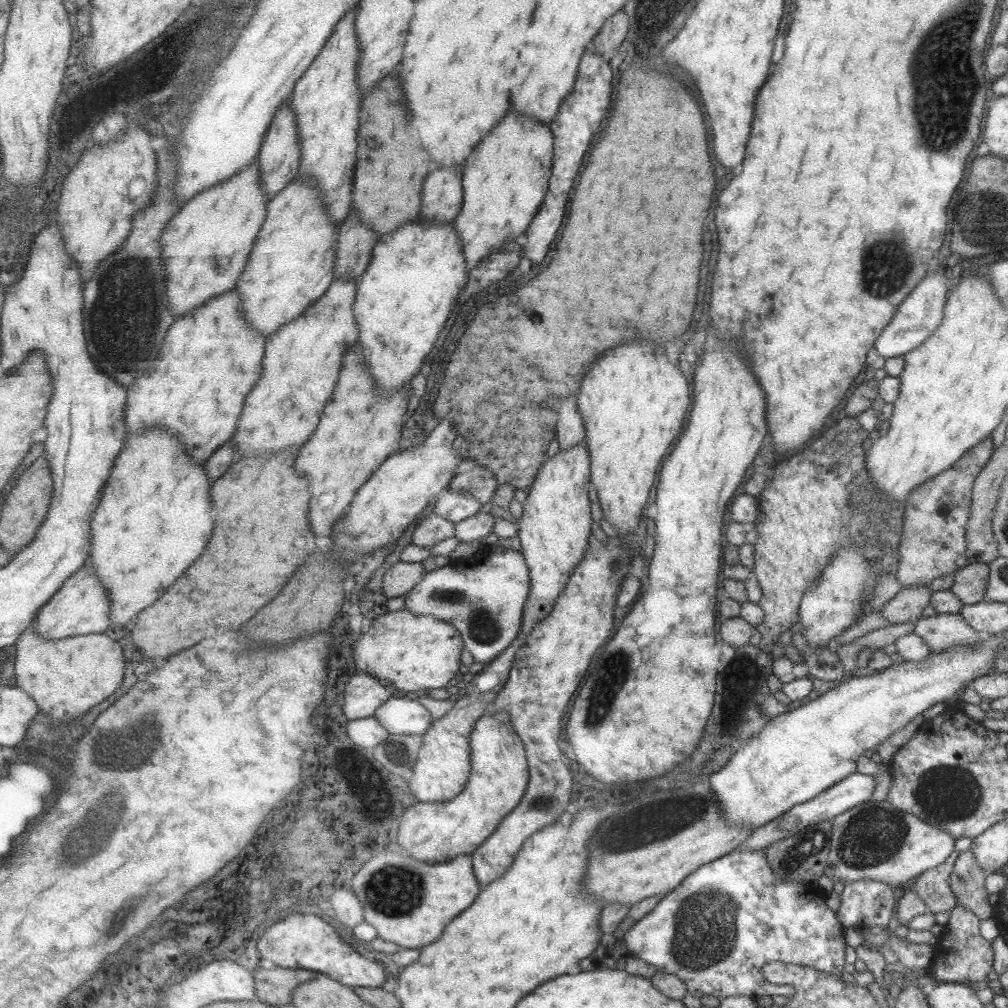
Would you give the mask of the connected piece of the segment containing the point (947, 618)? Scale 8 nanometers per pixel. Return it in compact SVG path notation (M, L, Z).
M934 613L919 618L914 623L913 633L929 645L930 652L941 652L954 646L977 646L985 639L959 613Z

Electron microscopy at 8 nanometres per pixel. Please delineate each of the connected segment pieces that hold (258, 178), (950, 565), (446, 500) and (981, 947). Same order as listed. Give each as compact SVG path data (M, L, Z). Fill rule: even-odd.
M259 158L230 179L213 185L187 201L185 206L170 220L164 231L162 245L166 272L169 272L169 298L176 320L196 311L208 300L235 289L241 275L248 267L264 222L268 219L268 192L264 189Z
M991 437L971 446L957 462L937 476L921 481L909 492L904 503L902 533L898 542L898 562L895 576L902 587L928 586L934 579L954 574L968 564L966 526L971 513L973 482L991 457Z
M447 490L437 498L433 512L453 523L458 523L477 514L481 510L481 505L481 501L473 495Z
M955 907L951 910L949 921L937 934L937 942L933 944L933 960L927 969L927 978L942 983L961 983L975 985L978 981L986 980L991 970L993 949L979 933L979 918L975 914Z

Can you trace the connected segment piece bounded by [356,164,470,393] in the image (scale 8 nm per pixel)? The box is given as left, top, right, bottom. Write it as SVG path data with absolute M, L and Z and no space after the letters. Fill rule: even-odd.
M455 164L453 168L443 168L443 170L435 170L428 174L428 178L424 182L424 195L422 200L422 218L419 221L413 221L410 223L402 224L401 228L390 232L389 234L384 234L380 238L380 242L374 248L374 253L368 266L368 270L364 272L359 281L358 295L356 300L356 319L357 324L361 324L361 344L365 344L365 354L369 356L371 364L373 364L371 370L373 370L372 375L374 376L374 381L378 384L378 387L390 393L391 391L398 391L403 388L405 384L409 384L411 376L417 376L421 366L425 364L423 360L427 358L427 354L435 348L433 344L439 340L453 308L457 304L457 299L461 296L463 288L465 288L470 281L470 268L468 265L468 258L466 257L466 252L464 251L465 243L461 242L460 232L457 230L457 225L454 223L456 216L461 212L463 208L463 168L459 164Z

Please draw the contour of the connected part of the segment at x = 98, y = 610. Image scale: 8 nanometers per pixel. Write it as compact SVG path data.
M87 562L84 568L69 578L68 582L53 598L40 610L38 616L38 631L48 639L59 640L67 637L104 633L112 630L111 618L112 596L104 582L95 574L95 568Z

